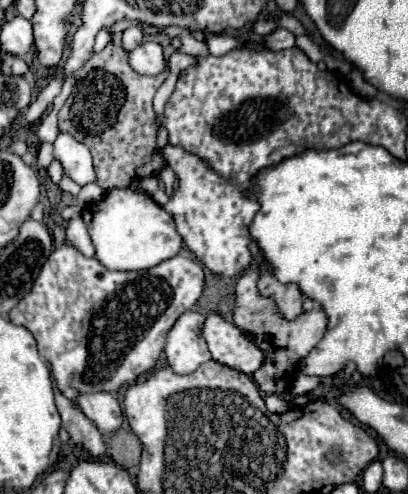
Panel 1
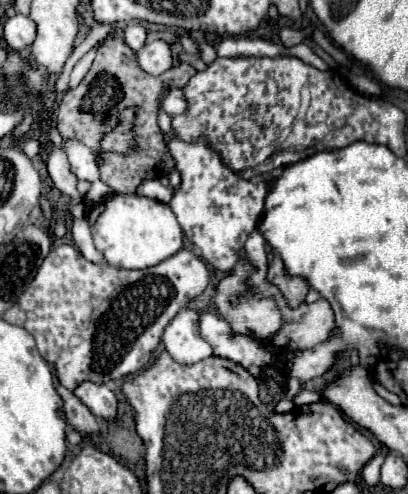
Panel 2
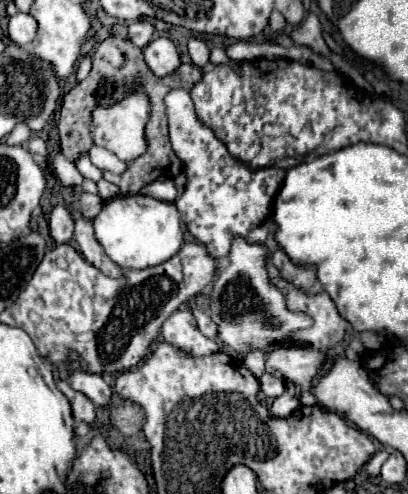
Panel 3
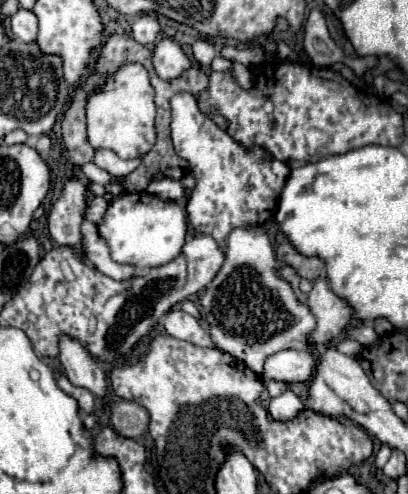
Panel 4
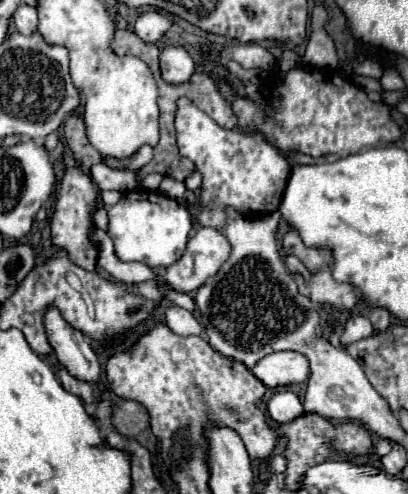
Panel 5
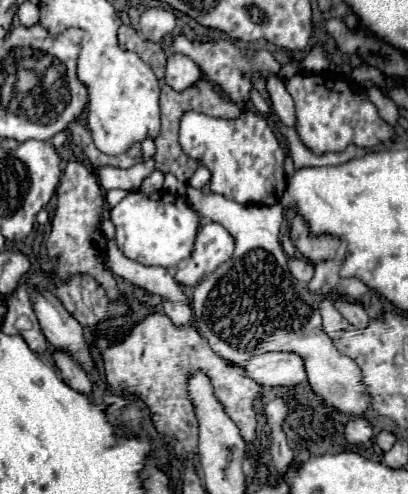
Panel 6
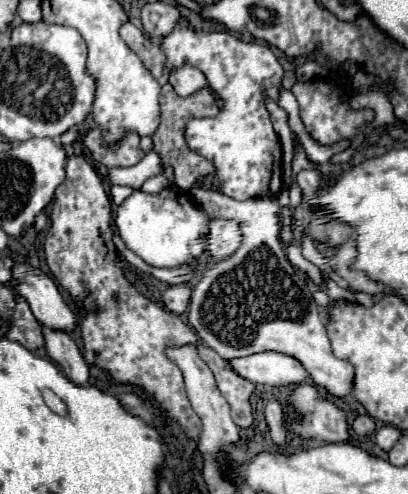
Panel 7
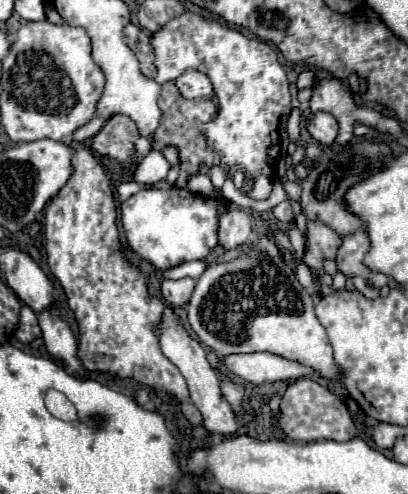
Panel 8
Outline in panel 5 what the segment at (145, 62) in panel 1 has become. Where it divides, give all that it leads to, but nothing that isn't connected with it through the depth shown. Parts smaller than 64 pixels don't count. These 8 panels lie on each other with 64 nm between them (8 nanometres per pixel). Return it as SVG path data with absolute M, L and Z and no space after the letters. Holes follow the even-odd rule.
M170 46L162 50L160 56L160 68L162 68L162 78L168 84L184 84L192 78L194 74L194 60L182 46Z

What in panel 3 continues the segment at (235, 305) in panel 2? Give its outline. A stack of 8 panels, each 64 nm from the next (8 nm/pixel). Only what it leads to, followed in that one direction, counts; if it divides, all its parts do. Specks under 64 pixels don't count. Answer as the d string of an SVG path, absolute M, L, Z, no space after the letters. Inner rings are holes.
M236 236L230 246L228 262L218 272L212 292L210 292L210 318L218 326L218 340L230 350L240 354L242 364L260 378L264 374L264 360L278 348L290 342L296 330L310 328L312 318L306 312L290 312L286 306L286 296L270 282L268 264L270 252L266 244L250 244L246 238Z

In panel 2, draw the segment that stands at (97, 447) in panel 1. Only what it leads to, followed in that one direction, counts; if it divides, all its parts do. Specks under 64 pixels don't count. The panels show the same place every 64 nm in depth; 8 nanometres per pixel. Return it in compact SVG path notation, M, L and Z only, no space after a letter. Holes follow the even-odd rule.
M62 384L56 386L58 394L64 400L64 412L66 412L66 420L70 426L74 426L76 430L80 430L82 434L94 434L98 432L98 420L96 416L90 412L88 406L82 404L82 400L78 400L74 396L74 392L70 392L68 388L64 388Z

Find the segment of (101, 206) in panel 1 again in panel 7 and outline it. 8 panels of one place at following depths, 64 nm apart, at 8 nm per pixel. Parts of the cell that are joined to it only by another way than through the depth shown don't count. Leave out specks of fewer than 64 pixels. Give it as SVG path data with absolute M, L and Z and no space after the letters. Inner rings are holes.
M164 188L158 194L136 190L116 210L116 226L124 244L146 264L156 268L176 268L198 260L206 250L210 216L196 204L188 192Z

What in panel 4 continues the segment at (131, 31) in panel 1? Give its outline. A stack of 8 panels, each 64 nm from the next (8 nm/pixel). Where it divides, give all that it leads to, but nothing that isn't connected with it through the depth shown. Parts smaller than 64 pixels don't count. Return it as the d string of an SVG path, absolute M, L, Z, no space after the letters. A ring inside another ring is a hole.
M142 14L132 24L134 40L140 42L140 44L146 44L146 46L154 44L160 30L162 30L162 26L160 26L160 22L158 22L158 18L154 14Z

